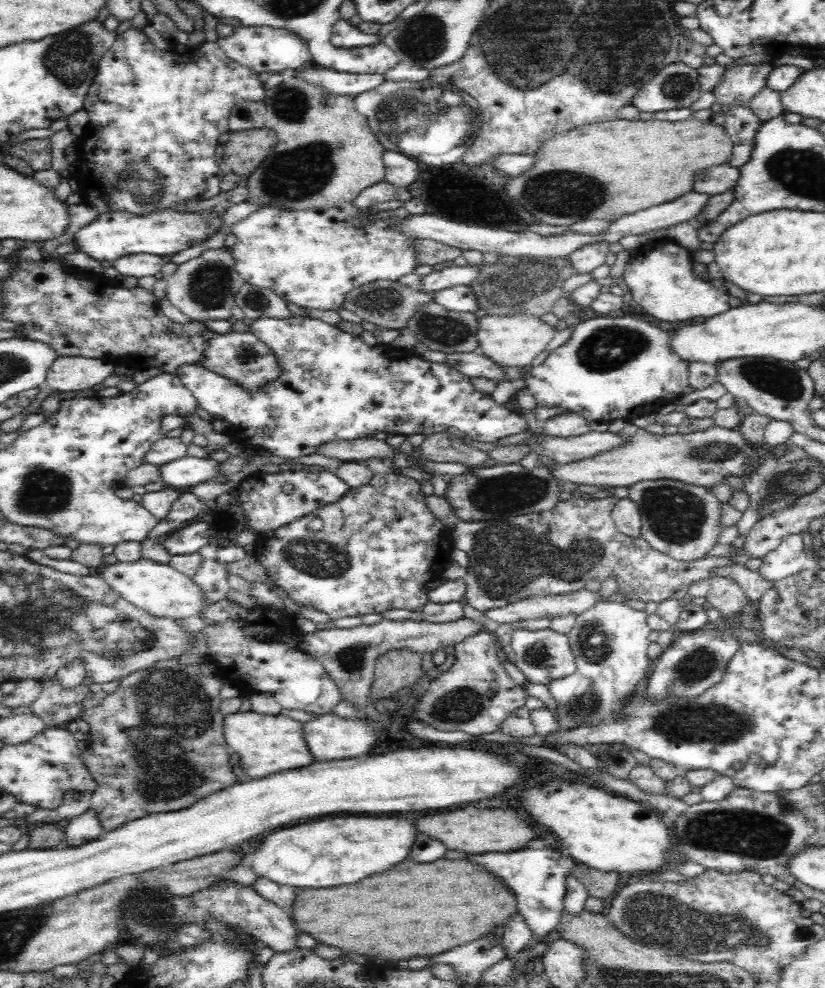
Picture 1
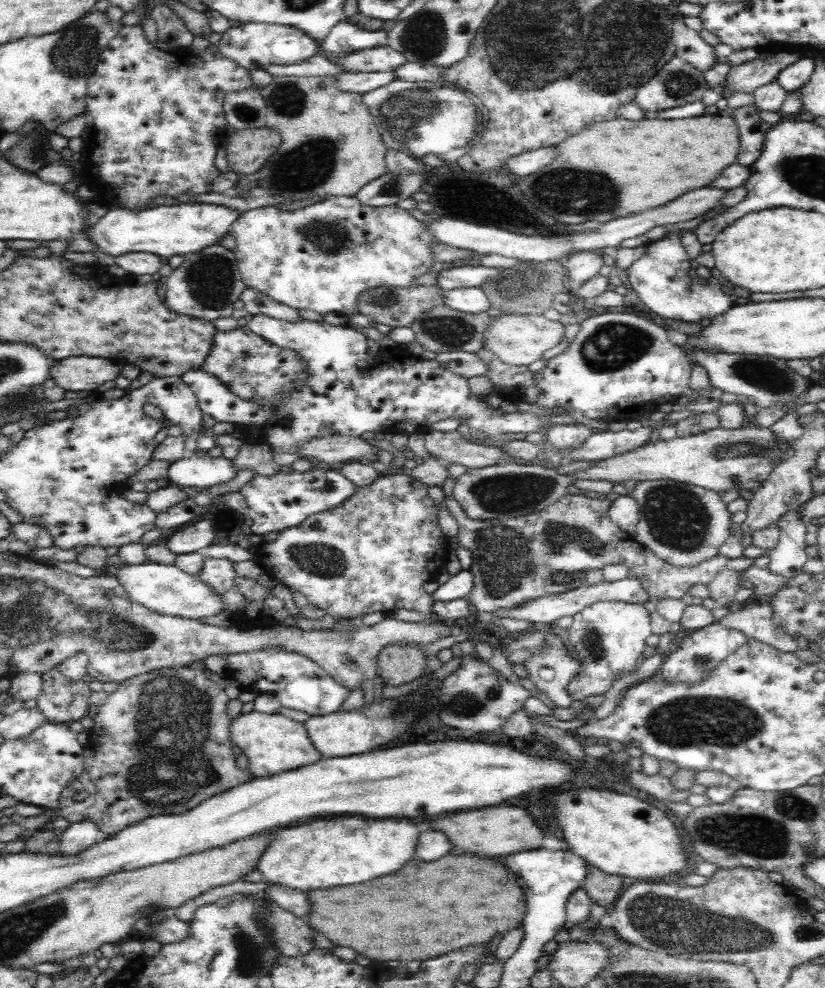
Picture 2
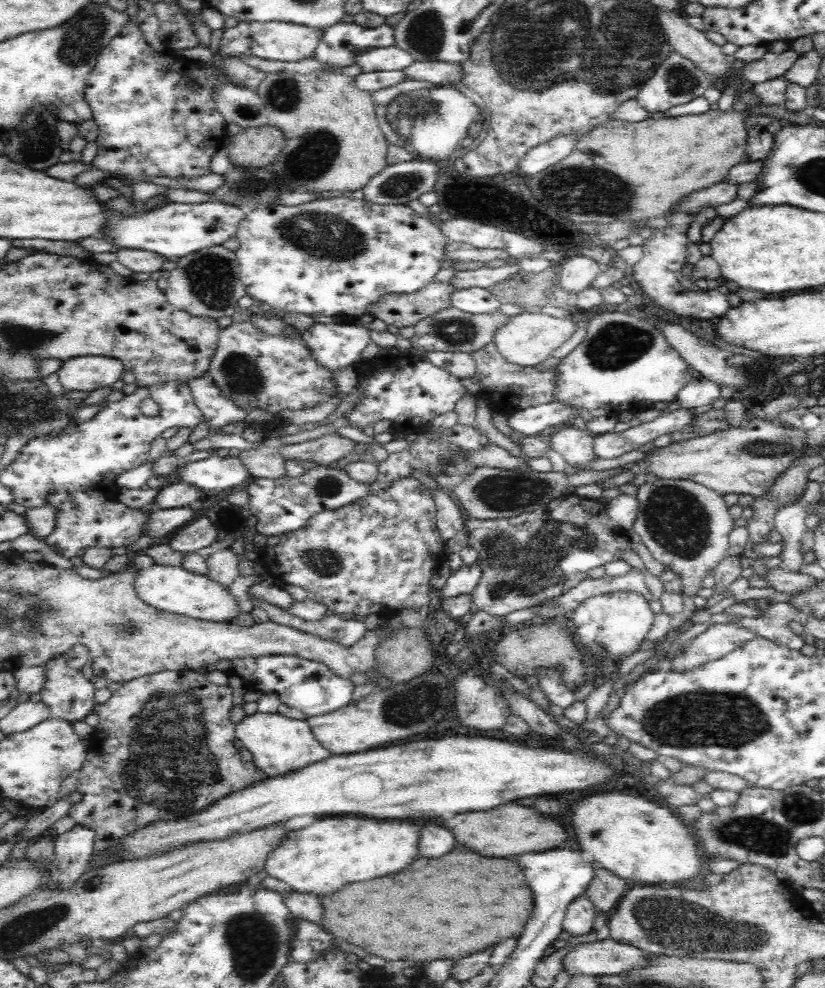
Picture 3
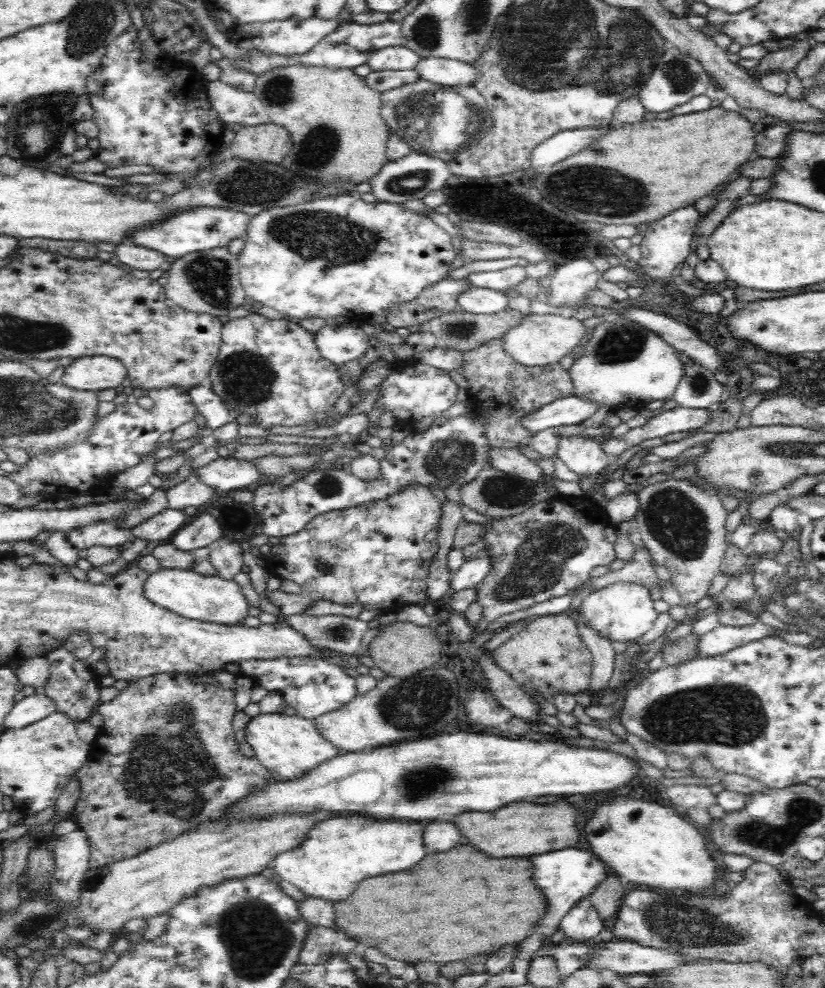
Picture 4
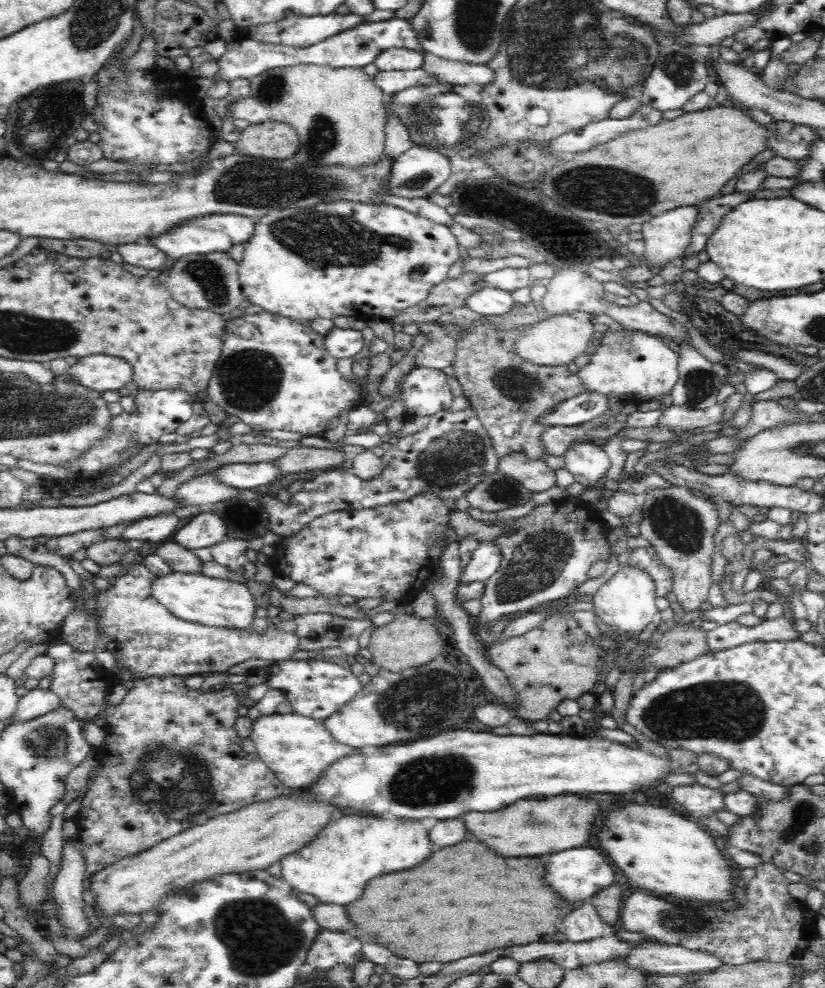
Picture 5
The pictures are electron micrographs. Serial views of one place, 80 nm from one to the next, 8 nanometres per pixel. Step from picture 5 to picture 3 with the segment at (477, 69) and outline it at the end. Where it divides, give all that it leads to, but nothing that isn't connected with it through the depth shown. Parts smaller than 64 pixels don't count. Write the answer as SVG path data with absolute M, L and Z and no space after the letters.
M414 61L408 69L405 69L406 80L430 82L432 85L454 86L463 78L460 73L461 64L447 64L446 62L418 62Z

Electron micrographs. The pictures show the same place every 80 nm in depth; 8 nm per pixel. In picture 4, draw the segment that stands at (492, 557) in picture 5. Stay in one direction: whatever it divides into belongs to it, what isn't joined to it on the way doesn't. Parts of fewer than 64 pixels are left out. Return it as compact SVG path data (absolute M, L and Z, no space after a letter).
M479 549L472 560L465 561L460 570L451 576L450 592L460 592L462 589L476 588L490 573L490 558L486 551Z

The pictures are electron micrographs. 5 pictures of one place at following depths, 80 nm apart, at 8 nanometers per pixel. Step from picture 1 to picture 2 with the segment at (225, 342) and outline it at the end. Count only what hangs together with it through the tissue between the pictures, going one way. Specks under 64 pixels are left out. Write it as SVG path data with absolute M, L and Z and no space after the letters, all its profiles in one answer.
M247 326L224 332L216 331L209 354L202 366L204 372L214 375L226 388L240 399L272 407L280 402L280 396L286 390L296 390L298 382L304 382L310 375L308 365L291 349L281 349L278 345L264 340Z

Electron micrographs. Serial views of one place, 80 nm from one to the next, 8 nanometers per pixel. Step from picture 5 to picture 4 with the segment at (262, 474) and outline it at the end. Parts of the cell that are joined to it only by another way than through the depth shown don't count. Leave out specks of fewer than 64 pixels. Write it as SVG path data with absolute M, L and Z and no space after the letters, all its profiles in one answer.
M234 456L218 457L194 469L194 475L198 475L206 487L220 493L246 488L262 478L262 473L250 461Z

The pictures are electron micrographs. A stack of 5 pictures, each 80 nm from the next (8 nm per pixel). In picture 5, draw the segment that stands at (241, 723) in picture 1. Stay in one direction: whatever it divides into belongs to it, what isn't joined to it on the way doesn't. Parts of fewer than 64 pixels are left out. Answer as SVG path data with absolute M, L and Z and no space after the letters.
M276 712L260 716L253 721L249 738L256 746L256 755L266 763L278 781L290 790L308 787L321 778L322 772L330 764L358 750L334 740L324 728L322 719L314 720L294 712L289 714Z

